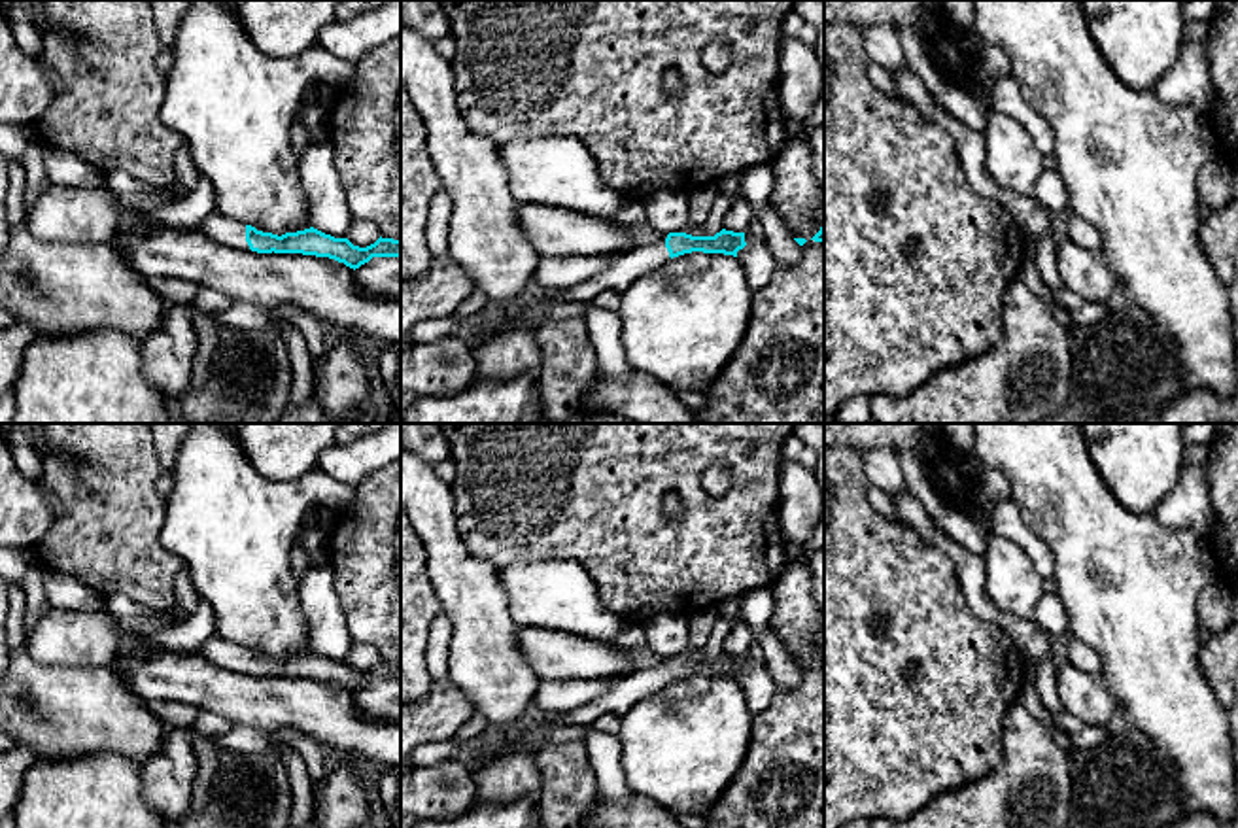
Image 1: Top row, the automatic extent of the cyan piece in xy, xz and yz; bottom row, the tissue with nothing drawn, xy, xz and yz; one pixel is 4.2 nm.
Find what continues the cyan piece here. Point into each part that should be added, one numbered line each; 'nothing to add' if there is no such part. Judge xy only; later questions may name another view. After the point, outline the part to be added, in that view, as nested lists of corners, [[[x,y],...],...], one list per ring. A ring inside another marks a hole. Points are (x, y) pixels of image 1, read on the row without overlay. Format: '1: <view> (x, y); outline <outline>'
1: xy (227, 655); outline [[[212,637],[208,641],[204,641],[197,652],[210,660],[212,664],[229,669],[229,671],[236,671],[236,673],[244,673],[249,675],[249,669],[246,665],[246,647],[236,645],[232,641],[225,641],[221,637]]]

